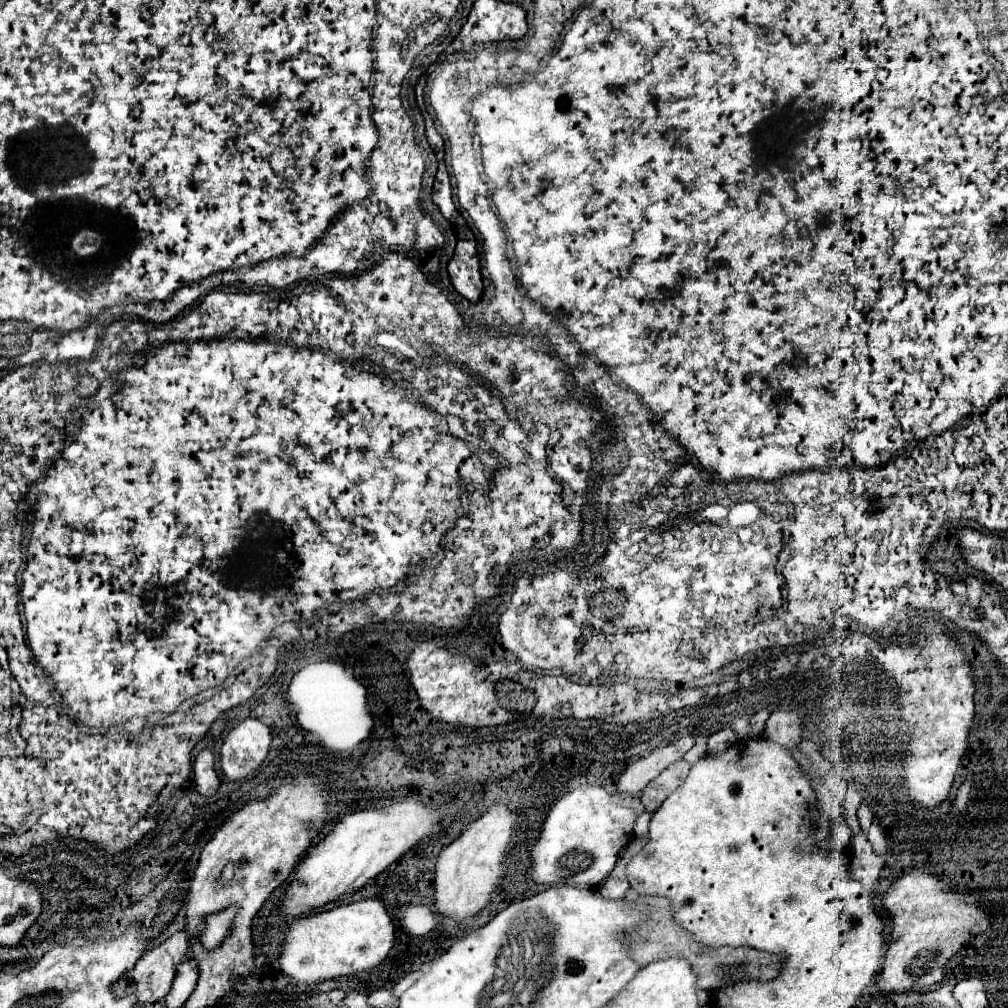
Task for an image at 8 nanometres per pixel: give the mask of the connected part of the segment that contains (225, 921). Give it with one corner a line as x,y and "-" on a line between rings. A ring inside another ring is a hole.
227,908
223,912
207,916
207,928
201,934
201,944
207,950
211,950
223,942
223,938
229,934
229,926
233,922
233,916
235,916
235,908

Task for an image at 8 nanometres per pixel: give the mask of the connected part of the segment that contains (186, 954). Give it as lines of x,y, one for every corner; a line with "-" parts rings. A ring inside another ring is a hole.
185,930
173,934
171,938
167,938
163,944
155,946
153,950
149,950
147,954
143,954
137,964
125,972
119,982
113,984
113,992
117,998
123,998
127,994
135,994
137,996
137,1006
145,1006
145,1004
155,1004
157,1000
161,1000
169,990
171,990
171,984
173,984
173,978
175,978
175,966
179,962
185,962
191,958
191,952
189,952
189,934

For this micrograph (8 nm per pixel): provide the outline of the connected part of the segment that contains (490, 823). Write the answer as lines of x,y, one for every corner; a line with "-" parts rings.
495,804
487,814
471,822
453,844
441,850
435,866
435,906
441,914
453,920
465,920
487,906
495,884
503,874
501,858
509,848
513,830
515,816
507,806

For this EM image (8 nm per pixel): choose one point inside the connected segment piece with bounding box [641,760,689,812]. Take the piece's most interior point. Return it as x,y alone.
653,796

